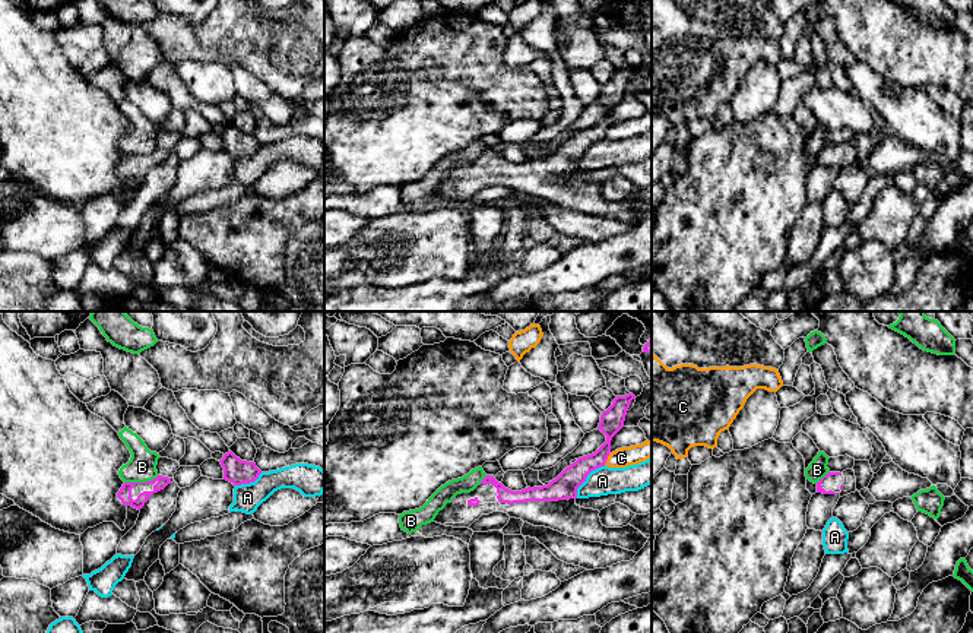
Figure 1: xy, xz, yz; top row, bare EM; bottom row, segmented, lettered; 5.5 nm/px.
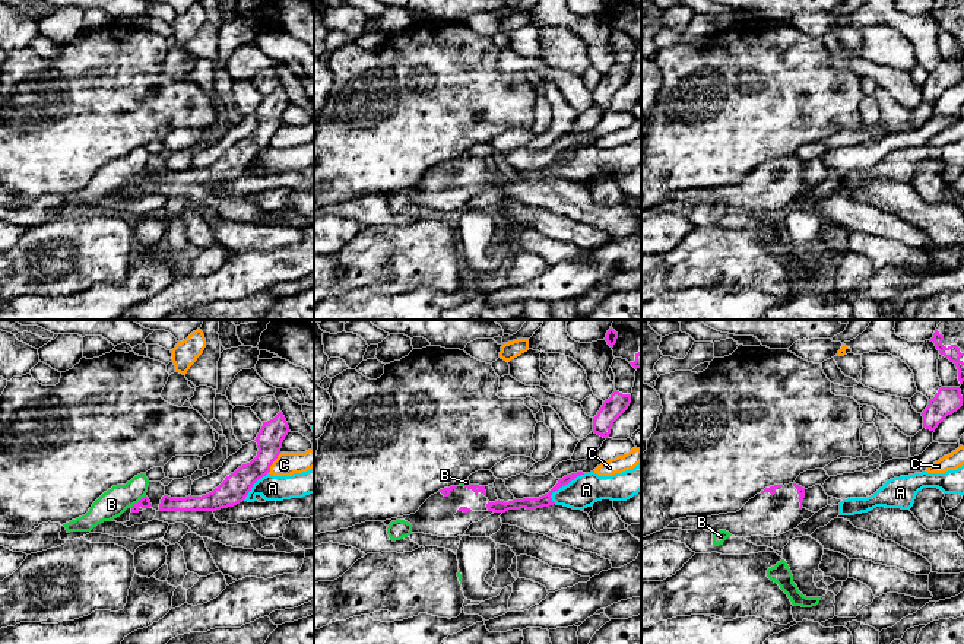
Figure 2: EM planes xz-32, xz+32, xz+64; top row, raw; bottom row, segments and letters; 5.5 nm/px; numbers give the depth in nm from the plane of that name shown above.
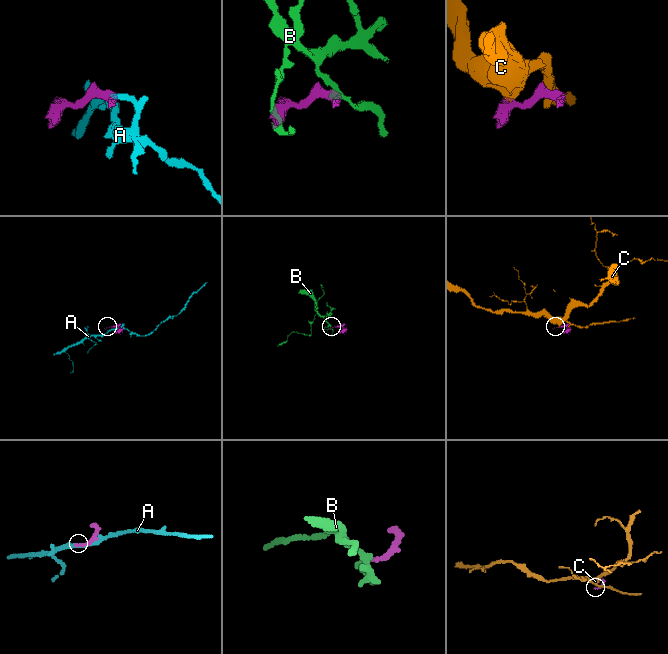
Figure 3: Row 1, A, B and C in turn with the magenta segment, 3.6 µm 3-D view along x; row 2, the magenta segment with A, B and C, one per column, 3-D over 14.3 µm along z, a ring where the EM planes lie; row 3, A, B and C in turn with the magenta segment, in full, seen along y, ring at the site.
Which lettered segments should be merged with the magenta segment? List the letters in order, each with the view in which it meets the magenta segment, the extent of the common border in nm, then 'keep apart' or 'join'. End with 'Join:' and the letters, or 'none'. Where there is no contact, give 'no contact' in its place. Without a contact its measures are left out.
A: xz | 240 nm | keep apart
B: xy | 200 nm | keep apart
C: xz | 80 nm | keep apart
Join: none

